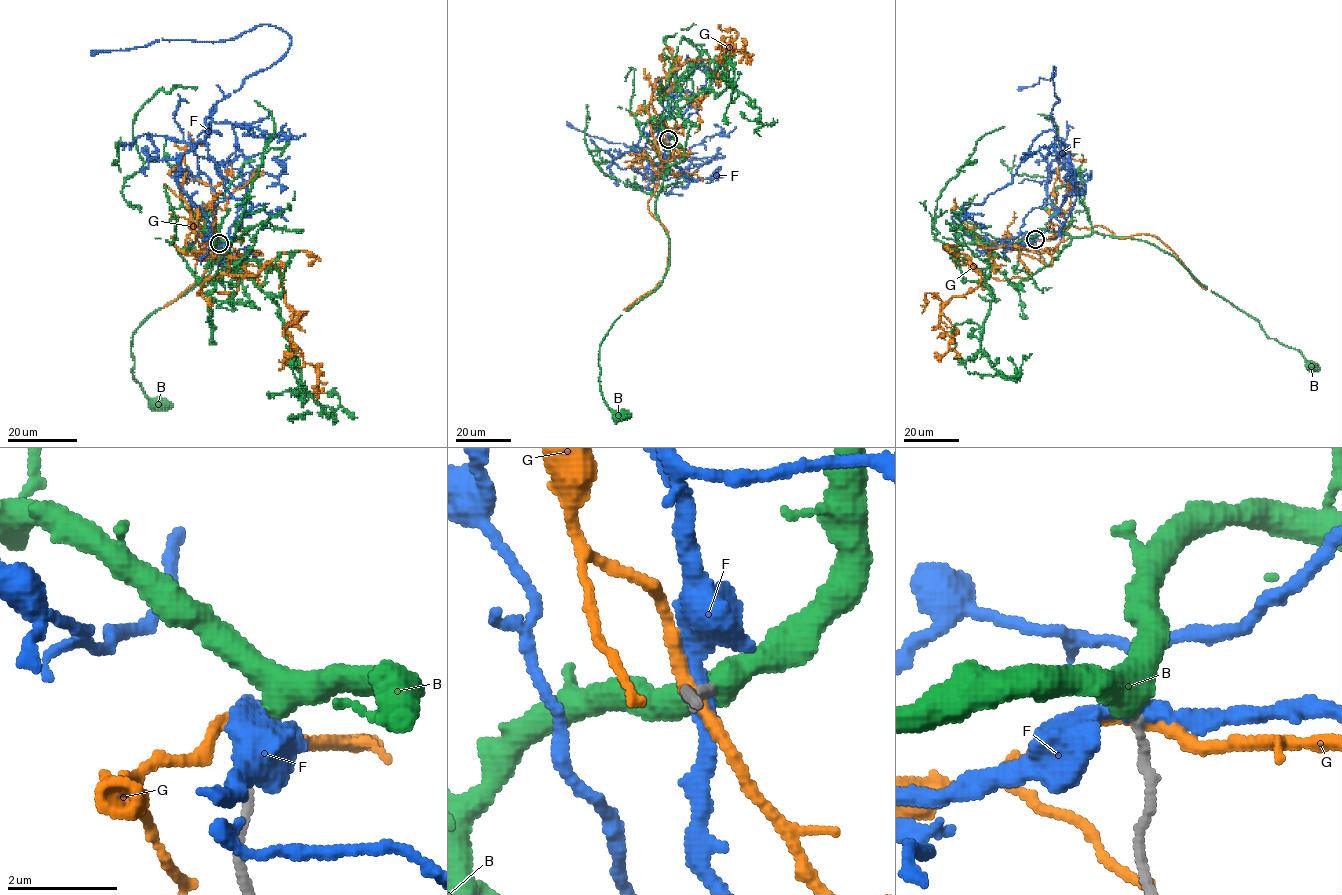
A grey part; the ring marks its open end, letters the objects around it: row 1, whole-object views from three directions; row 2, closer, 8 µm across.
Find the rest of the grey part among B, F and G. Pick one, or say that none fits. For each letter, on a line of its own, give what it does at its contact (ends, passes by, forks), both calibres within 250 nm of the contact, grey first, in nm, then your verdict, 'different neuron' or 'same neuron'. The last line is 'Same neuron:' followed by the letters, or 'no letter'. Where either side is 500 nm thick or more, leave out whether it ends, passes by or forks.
B: it passes by; 160 nm thick on the grey side, 420 nm on the other; same neuron
F: it passes by; 170 nm thick on the grey side, 320 nm on the other; different neuron
G: it passes by; 170 nm thick on the grey side, 240 nm on the other; different neuron
Same neuron: B

